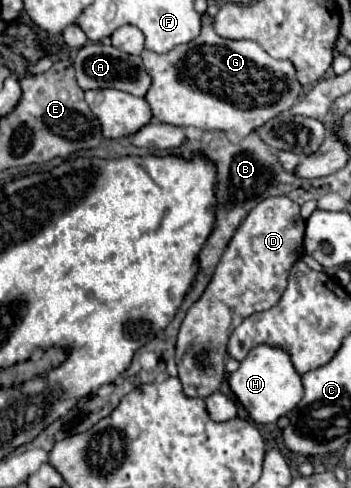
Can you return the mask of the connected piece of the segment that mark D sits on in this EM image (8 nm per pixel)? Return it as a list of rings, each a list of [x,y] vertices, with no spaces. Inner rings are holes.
[[[271,196],[259,202],[247,218],[239,224],[239,230],[235,230],[227,250],[223,252],[223,258],[219,260],[219,266],[215,268],[215,274],[211,282],[207,284],[207,290],[201,294],[201,298],[187,310],[187,316],[181,322],[179,338],[177,338],[177,376],[183,384],[183,390],[187,396],[199,396],[207,398],[209,394],[217,392],[221,380],[225,378],[225,358],[227,358],[227,340],[231,332],[243,322],[243,318],[269,310],[275,306],[287,288],[287,278],[293,262],[297,262],[303,256],[303,234],[305,234],[305,220],[299,214],[299,204],[293,202],[287,196]]]

